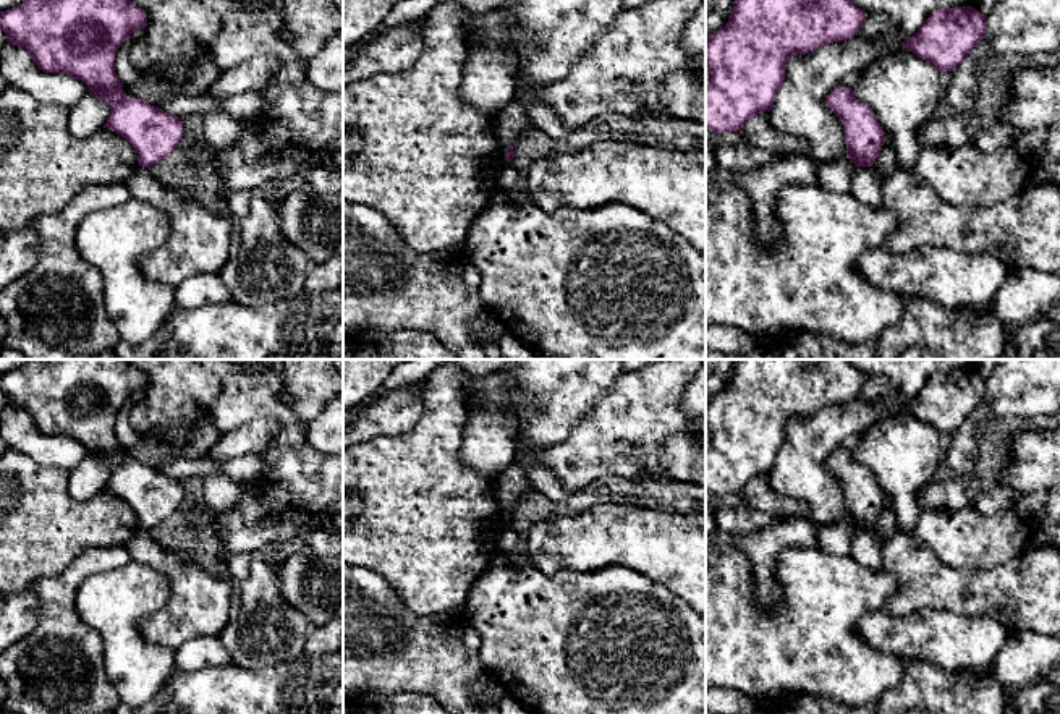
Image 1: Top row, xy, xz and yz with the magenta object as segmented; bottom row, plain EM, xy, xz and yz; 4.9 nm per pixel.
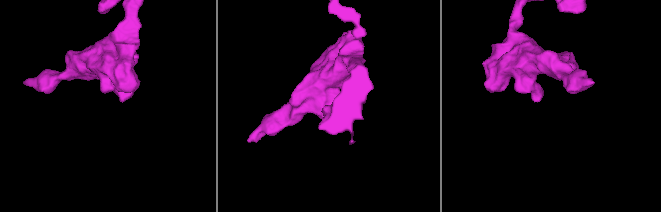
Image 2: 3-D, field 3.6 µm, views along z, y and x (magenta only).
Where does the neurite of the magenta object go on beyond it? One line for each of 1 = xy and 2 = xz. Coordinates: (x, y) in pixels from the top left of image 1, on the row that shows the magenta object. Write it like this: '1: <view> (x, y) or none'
1: none
2: none

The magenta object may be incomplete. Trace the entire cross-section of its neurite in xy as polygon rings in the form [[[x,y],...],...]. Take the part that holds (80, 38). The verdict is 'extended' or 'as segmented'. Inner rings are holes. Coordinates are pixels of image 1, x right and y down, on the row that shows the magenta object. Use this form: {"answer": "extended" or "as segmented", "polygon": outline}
{"answer": "as segmented", "polygon": [[[24,0],[0,11],[0,31],[6,34],[6,42],[26,49],[42,71],[81,79],[91,94],[105,100],[110,117],[104,128],[125,138],[134,147],[139,167],[151,168],[178,147],[183,121],[141,99],[128,97],[115,73],[118,49],[138,28],[146,26],[147,15],[131,0]]]}

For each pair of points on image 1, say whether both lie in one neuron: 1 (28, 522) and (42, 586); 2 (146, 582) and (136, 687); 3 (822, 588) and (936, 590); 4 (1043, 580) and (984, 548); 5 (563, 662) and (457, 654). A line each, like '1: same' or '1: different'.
1: different
2: same
3: different
4: different
5: different

